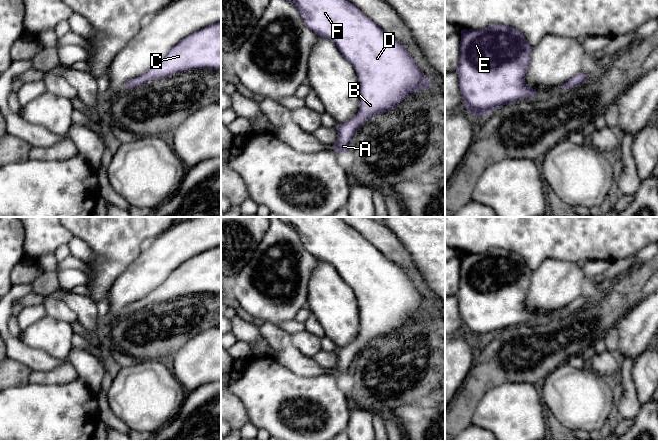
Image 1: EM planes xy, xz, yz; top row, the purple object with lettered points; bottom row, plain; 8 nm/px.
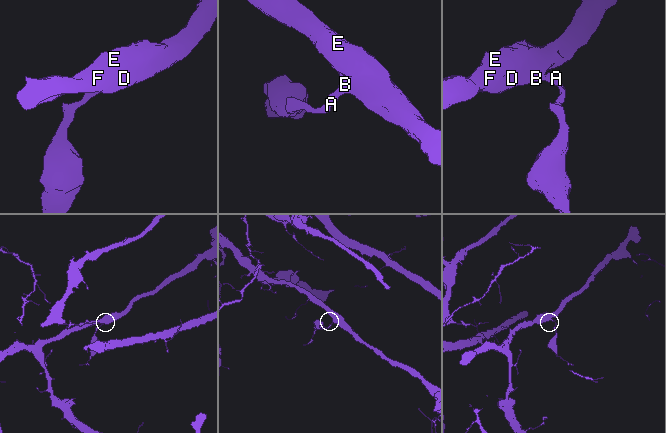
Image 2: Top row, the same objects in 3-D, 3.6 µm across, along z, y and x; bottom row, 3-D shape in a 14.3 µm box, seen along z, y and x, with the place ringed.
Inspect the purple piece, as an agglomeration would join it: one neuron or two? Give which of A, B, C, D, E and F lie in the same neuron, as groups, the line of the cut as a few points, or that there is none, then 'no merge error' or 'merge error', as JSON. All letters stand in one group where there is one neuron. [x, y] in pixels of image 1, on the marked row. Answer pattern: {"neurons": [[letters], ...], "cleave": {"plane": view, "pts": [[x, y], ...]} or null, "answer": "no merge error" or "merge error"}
{"neurons": [["A", "B", "C", "D", "E", "F"]], "cleave": null, "answer": "no merge error"}

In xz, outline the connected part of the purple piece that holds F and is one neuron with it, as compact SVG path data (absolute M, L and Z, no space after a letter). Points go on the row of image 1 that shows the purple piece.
M286 0L299 11L305 25L316 35L328 38L354 67L360 92L357 114L337 128L338 139L331 147L348 153L354 135L371 117L394 109L409 94L428 90L432 83L411 58L407 47L386 33L348 0Z

